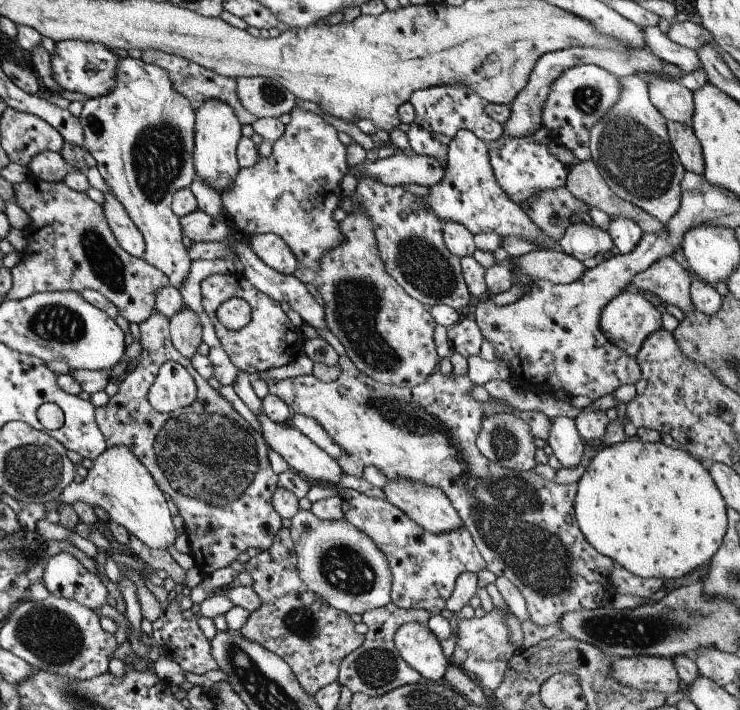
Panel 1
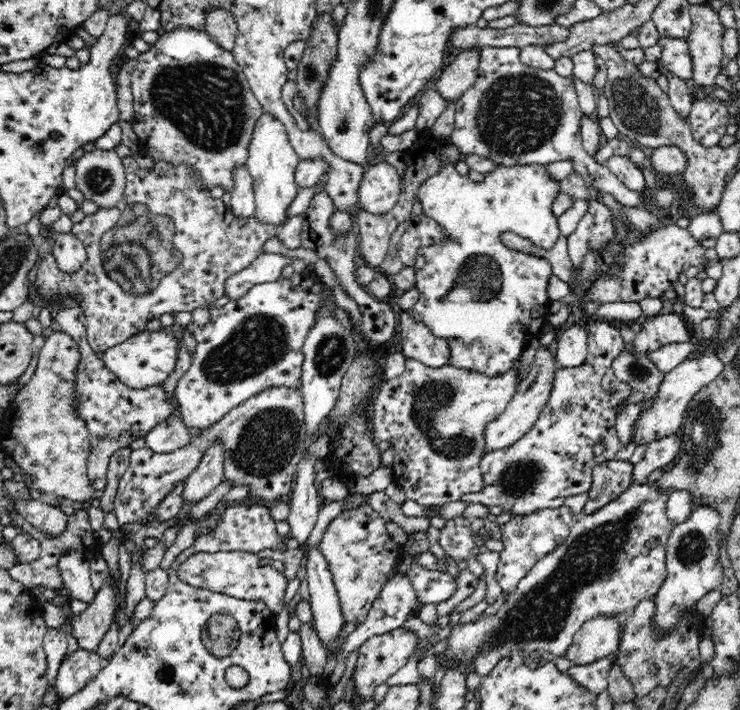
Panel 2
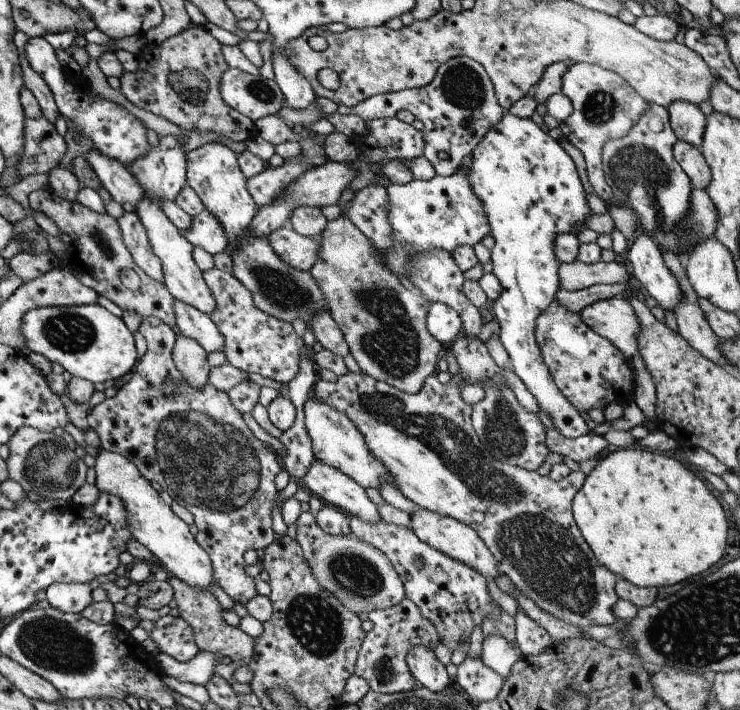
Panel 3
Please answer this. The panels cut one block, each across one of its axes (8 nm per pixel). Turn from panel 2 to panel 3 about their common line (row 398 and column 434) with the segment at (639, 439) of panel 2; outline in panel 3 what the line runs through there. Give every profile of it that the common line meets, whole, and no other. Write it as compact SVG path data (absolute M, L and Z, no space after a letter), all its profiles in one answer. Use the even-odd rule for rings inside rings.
M411 646L411 650L407 650L405 662L409 673L429 692L445 690L451 681L443 664L440 664L434 652L427 650L425 646Z

